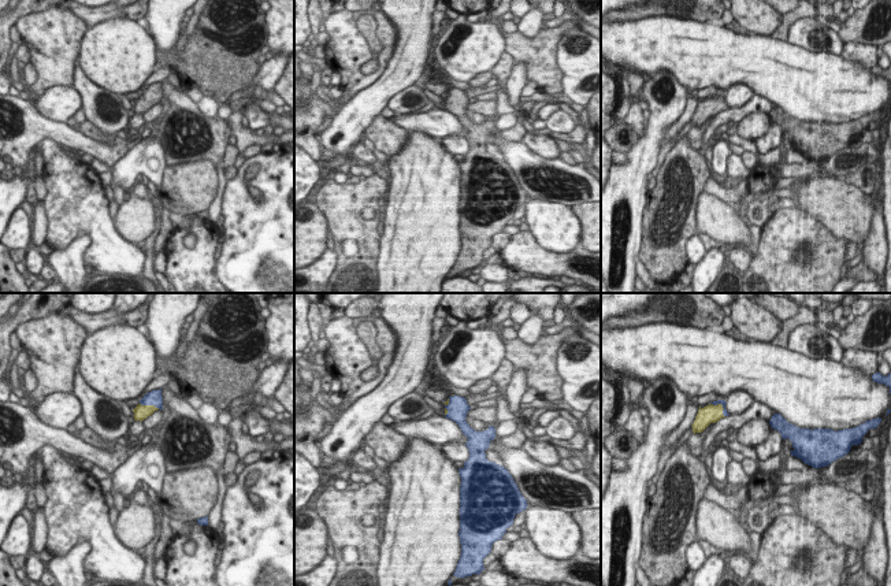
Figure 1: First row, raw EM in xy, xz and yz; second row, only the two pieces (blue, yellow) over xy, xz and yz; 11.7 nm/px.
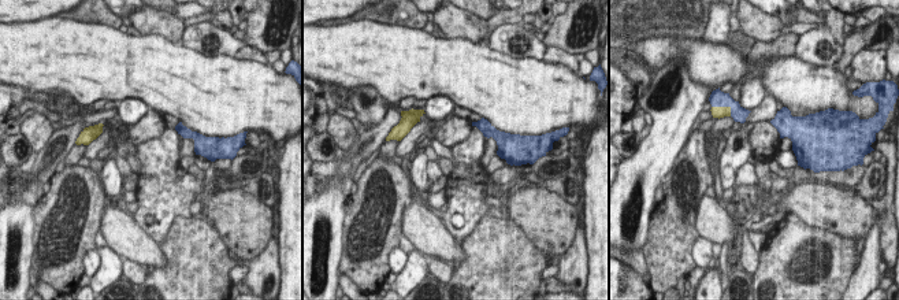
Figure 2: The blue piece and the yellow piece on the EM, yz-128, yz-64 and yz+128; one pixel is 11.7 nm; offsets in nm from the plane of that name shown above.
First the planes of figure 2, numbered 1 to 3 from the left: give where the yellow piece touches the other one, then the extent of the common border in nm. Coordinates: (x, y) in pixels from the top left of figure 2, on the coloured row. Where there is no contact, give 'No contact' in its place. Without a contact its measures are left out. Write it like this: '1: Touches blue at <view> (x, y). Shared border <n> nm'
1: No contact
2: No contact
3: Touches blue at yz+128 (724, 106). Shared border 260 nm.

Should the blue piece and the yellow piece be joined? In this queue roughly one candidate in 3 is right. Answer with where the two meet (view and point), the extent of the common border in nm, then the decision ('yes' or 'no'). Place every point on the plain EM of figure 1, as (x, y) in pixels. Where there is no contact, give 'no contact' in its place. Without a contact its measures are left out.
meets blue in xy at (149, 97); contact 240 nm long; yes

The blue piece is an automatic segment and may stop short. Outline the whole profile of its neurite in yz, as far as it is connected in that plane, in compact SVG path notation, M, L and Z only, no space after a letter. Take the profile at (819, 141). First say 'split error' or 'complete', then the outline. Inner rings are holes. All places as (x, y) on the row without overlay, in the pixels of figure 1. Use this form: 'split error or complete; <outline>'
complete; M775 107L769 118L782 127L782 131L788 131L792 136L791 149L801 152L805 157L813 162L829 159L832 155L847 148L853 138L862 136L862 130L876 122L881 111L866 114L865 116L853 120L834 125L831 122L799 122L788 116L780 107Z

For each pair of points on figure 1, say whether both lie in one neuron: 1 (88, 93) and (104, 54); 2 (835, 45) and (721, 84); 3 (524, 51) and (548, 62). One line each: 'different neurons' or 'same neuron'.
1: different neurons
2: different neurons
3: same neuron

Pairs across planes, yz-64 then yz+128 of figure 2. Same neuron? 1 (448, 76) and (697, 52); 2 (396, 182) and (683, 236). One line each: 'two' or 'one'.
1: one
2: one

